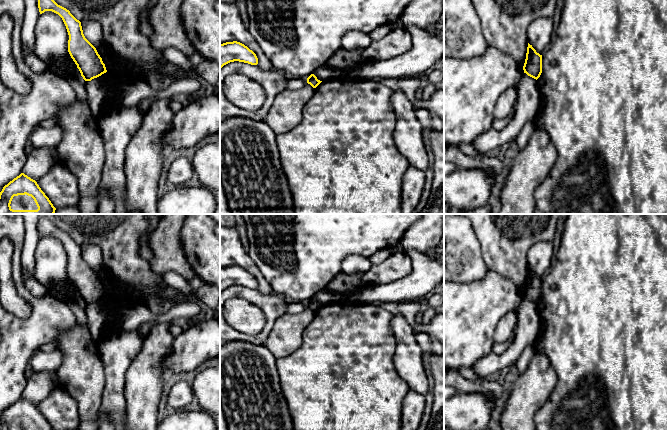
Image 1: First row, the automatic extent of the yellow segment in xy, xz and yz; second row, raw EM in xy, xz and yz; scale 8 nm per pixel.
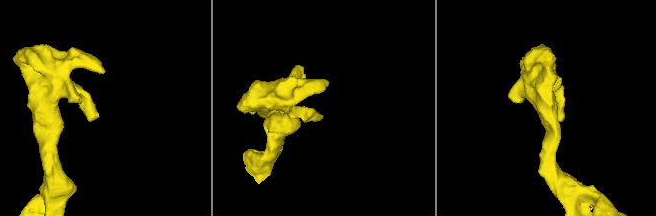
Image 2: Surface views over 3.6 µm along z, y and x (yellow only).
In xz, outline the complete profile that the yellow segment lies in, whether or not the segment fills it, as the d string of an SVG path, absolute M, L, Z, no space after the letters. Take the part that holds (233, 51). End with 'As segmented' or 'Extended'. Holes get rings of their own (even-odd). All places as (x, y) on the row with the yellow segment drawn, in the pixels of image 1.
M237 41L220 44L220 69L224 65L234 61L251 65L258 64L256 54L244 44Z. As segmented

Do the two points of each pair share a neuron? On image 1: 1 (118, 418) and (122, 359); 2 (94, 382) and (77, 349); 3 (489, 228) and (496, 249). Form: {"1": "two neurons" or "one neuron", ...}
{"1": "one neuron", "2": "one neuron", "3": "one neuron"}

